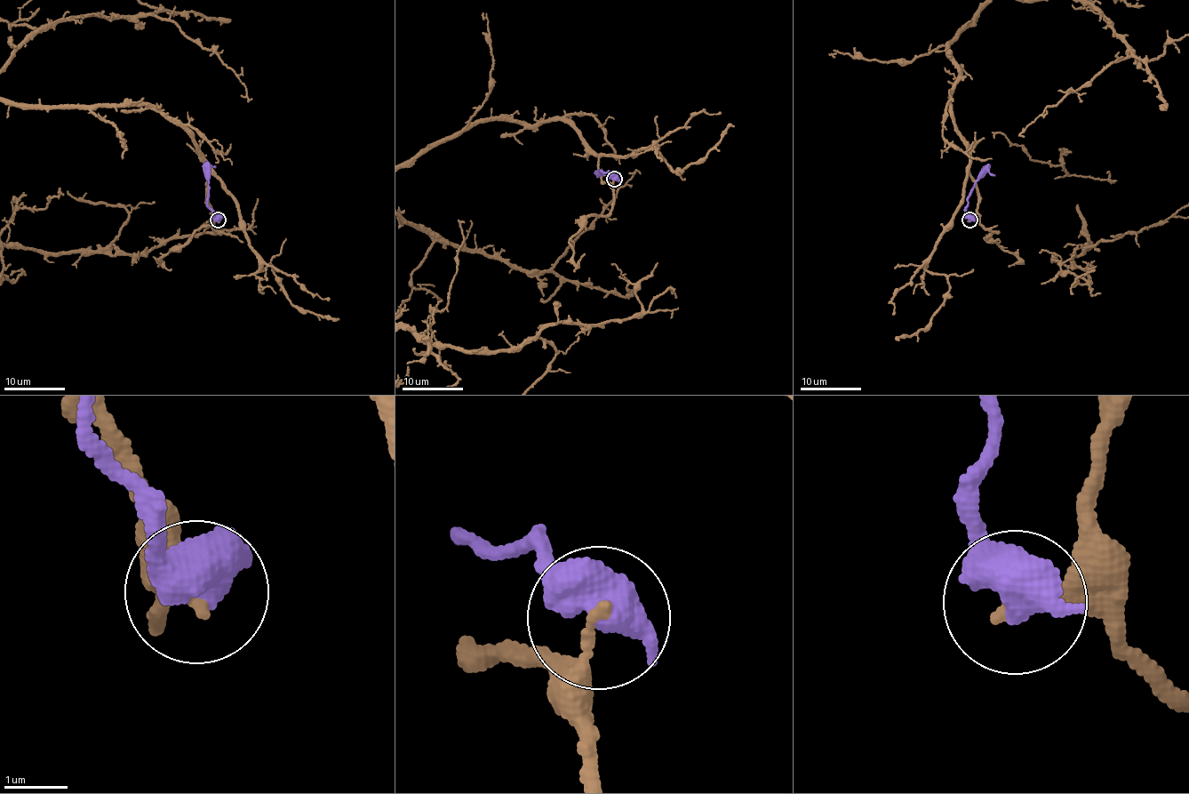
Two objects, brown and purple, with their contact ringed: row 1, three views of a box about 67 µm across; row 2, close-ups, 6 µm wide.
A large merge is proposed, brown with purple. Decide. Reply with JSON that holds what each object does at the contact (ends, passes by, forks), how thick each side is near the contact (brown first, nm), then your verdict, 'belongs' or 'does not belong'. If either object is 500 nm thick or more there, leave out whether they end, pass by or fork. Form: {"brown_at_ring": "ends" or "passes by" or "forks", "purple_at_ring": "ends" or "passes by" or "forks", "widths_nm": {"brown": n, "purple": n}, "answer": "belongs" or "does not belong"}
{"widths_nm": {"brown": 190, "purple": 550}, "answer": "does not belong"}

